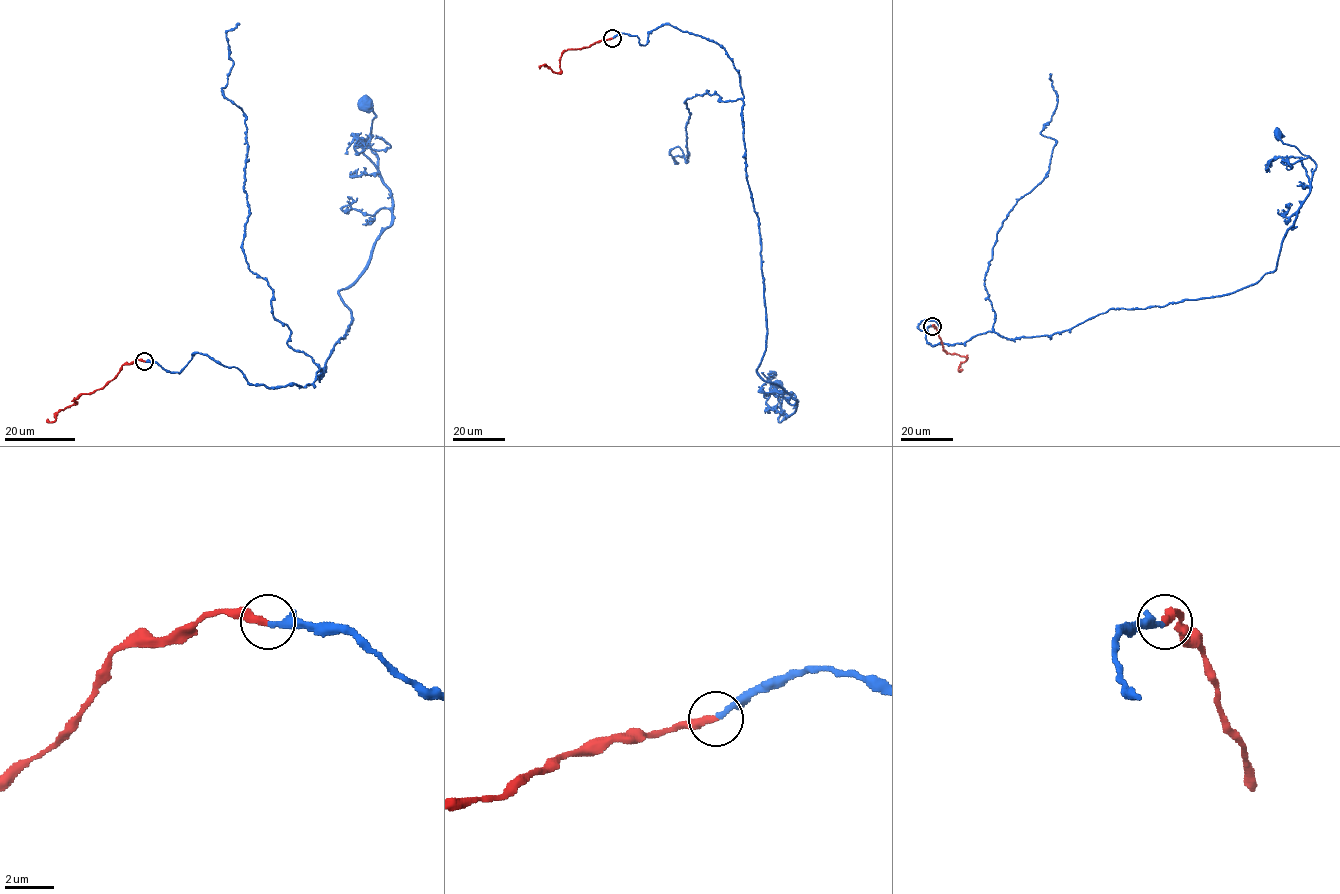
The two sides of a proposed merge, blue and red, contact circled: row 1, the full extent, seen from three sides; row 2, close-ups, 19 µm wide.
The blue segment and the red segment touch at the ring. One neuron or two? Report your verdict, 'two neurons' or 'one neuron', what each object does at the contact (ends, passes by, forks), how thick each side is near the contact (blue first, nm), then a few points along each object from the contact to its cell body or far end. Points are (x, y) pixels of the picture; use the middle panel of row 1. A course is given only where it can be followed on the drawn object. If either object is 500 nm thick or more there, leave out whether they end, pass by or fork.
one neuron | blue ends | red ends | 240/320 nm | blue via (612, 38), (645, 45), (667, 24), (733, 62), (766, 309), (757, 373), (795, 400), (781, 422), (776, 384) | red via (612, 38), (580, 49), (567, 49), (559, 60), (559, 73), (546, 64), (539, 68)

